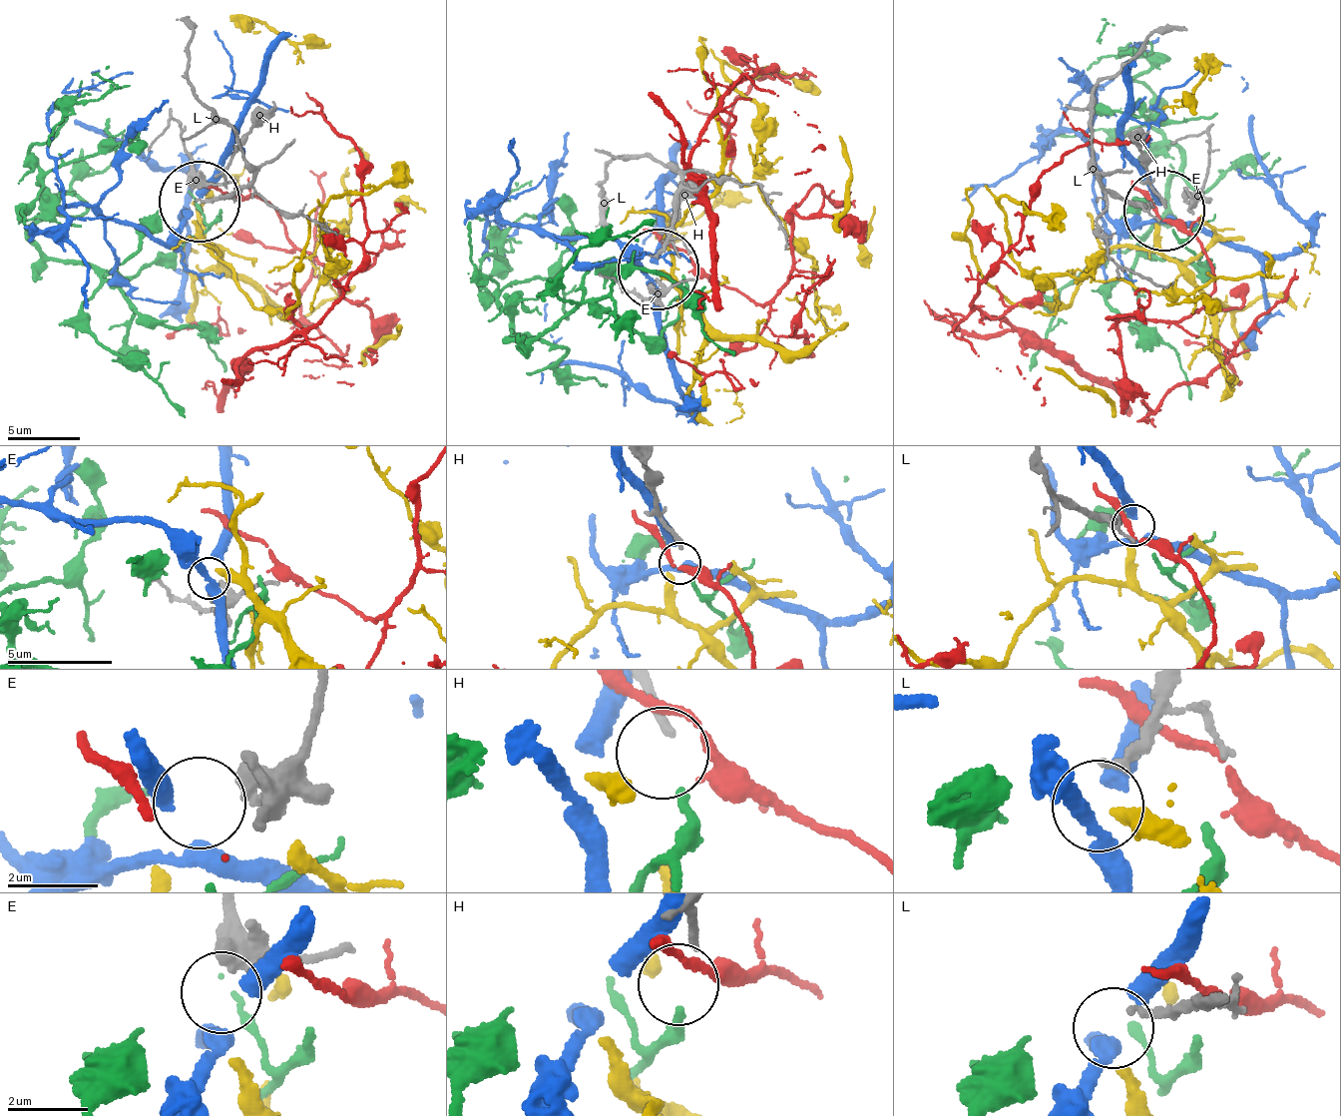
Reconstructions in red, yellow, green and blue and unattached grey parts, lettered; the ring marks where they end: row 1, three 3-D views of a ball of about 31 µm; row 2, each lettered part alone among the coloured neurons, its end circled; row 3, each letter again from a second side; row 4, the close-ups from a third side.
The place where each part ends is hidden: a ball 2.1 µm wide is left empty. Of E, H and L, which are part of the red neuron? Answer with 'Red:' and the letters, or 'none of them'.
Red: none of them

